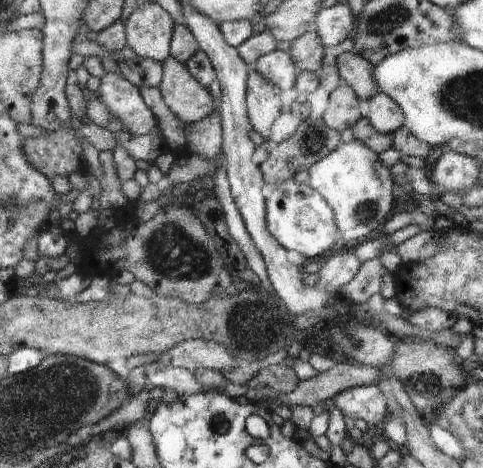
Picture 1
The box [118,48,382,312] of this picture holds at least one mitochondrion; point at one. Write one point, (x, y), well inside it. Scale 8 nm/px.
(176, 253)

